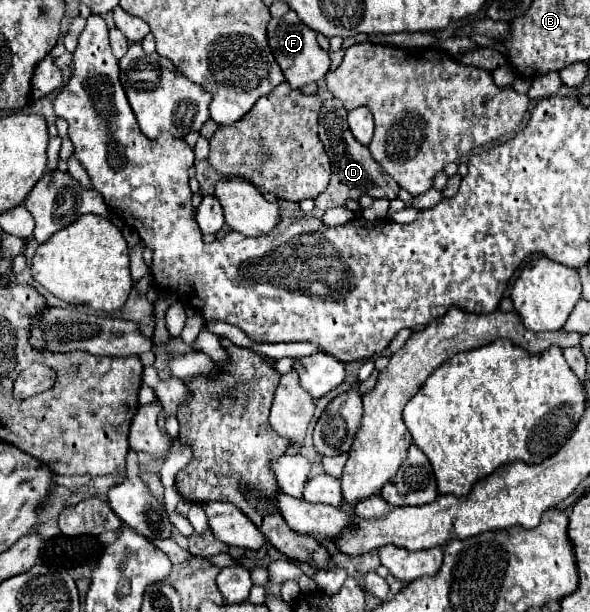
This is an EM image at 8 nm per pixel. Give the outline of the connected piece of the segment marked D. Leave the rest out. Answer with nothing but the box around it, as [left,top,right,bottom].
[315,99,399,211]

